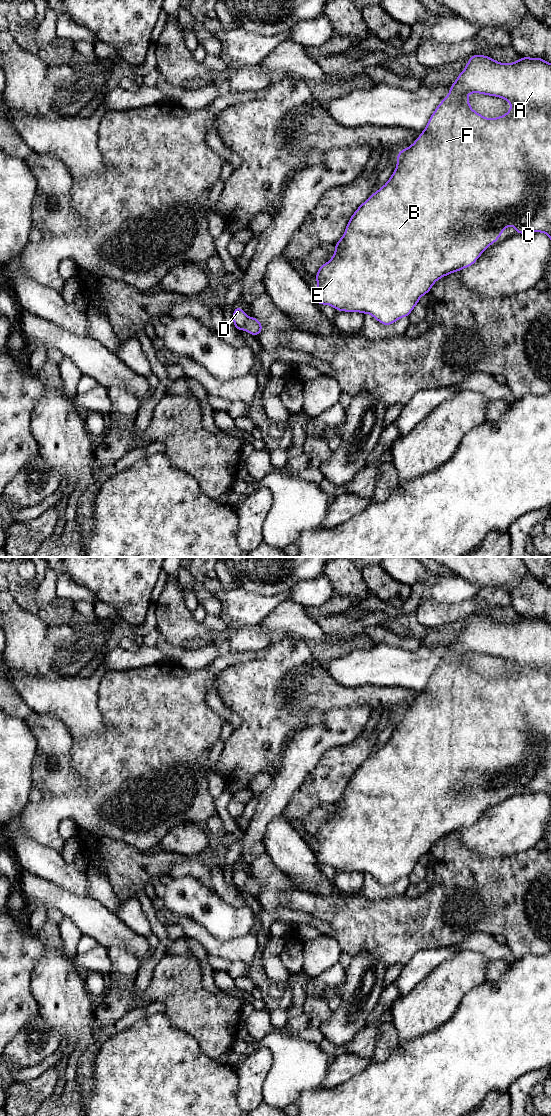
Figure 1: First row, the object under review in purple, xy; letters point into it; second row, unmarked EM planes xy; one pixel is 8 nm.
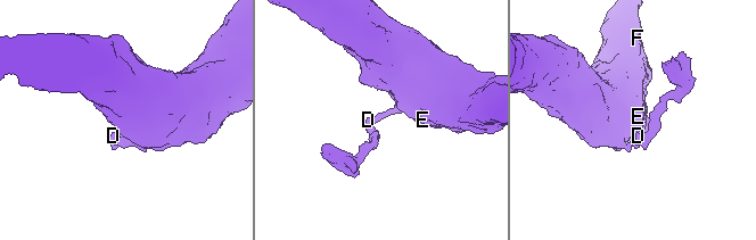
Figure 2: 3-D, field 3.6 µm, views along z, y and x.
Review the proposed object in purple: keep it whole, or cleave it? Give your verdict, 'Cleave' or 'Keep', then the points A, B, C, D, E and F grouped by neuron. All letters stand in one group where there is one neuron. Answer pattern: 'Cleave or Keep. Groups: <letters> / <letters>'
Cleave. Groups: A B C E F / D

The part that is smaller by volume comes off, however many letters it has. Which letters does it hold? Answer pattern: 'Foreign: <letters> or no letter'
Foreign: D

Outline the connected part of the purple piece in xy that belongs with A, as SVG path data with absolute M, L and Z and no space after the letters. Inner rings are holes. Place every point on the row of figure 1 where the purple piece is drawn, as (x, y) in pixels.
M472 54L465 69L450 86L450 92L432 113L426 128L415 142L397 153L397 166L387 183L362 203L350 217L344 235L335 243L333 257L318 268L314 277L318 287L313 290L318 306L327 304L336 311L360 312L372 315L388 326L402 317L409 317L422 295L430 292L440 278L472 266L484 250L495 243L507 226L514 226L516 234L541 232L551 238L551 64L544 58L521 57L513 63L500 63L486 55ZM481 93L507 100L511 109L497 118L488 119L470 107L467 95Z

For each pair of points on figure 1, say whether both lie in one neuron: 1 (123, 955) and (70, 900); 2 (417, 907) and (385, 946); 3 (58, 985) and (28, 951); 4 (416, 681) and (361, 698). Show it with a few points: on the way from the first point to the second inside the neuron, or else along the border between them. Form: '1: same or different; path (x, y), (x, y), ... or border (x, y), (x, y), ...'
1: different; border (108, 947), (126, 947), (137, 956)
2: same; path (413, 917), (394, 936)
3: different; border (45, 946), (36, 964), (31, 984)
4: different; border (374, 685), (407, 687), (420, 692)

